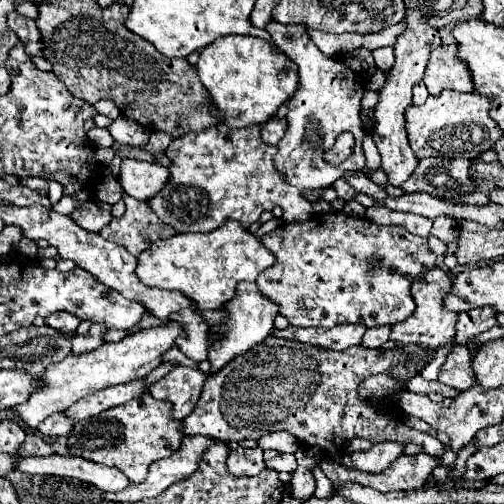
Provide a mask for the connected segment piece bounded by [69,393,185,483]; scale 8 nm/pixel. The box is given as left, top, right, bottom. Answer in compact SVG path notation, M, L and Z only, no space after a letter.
M147 393L139 399L131 399L131 403L111 407L91 419L75 423L69 435L69 449L77 457L117 467L129 477L129 481L139 483L147 477L153 461L171 457L179 451L183 437L183 423L171 417L171 403L157 401Z

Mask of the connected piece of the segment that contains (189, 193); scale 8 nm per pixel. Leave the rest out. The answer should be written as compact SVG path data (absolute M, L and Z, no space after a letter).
M219 123L207 131L173 139L165 151L171 159L167 167L171 177L163 191L147 201L151 211L165 225L175 227L177 233L213 231L231 217L247 229L263 211L271 211L277 205L285 211L287 223L309 219L313 213L309 199L277 171L273 163L277 147L263 143L259 131L261 125L229 129Z

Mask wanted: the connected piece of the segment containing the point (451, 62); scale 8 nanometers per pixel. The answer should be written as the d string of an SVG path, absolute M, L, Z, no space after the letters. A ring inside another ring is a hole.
M441 45L431 51L423 81L431 95L439 95L443 89L455 89L463 93L473 91L467 67L459 65L459 59L455 59L455 45Z

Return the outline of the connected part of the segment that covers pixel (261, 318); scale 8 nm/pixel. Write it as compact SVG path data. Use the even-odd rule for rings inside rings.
M239 281L237 295L231 299L231 303L225 305L225 309L229 311L229 321L223 327L211 327L213 333L221 333L221 341L209 345L211 373L219 371L235 355L241 355L243 351L249 351L255 343L261 343L271 333L273 319L279 313L279 305L267 299L263 293L259 293L259 287L255 281Z

